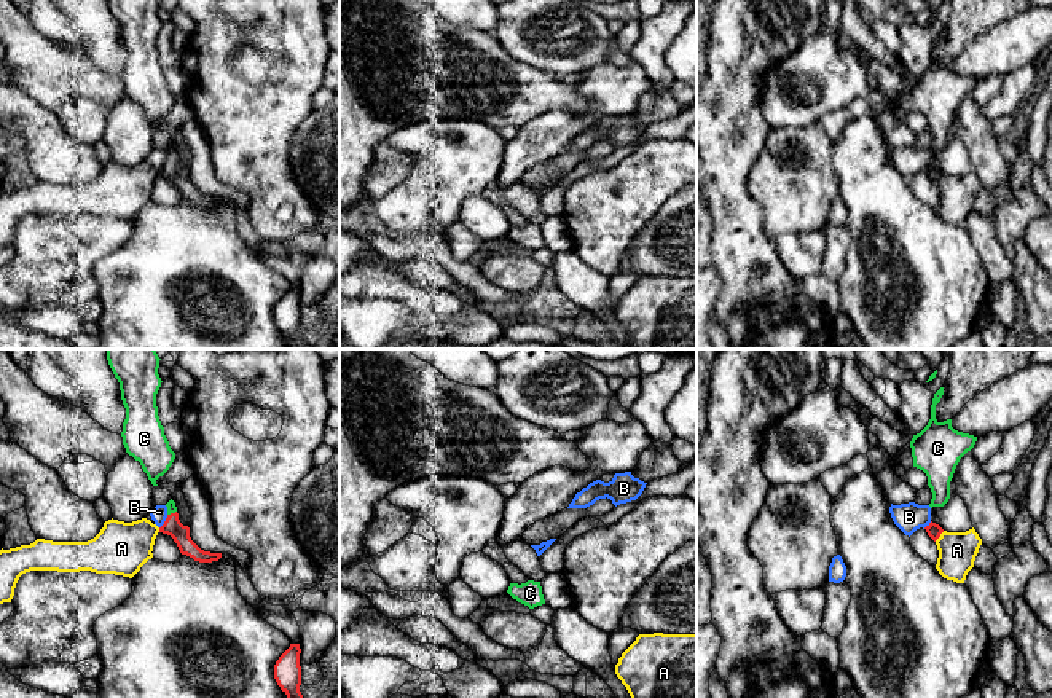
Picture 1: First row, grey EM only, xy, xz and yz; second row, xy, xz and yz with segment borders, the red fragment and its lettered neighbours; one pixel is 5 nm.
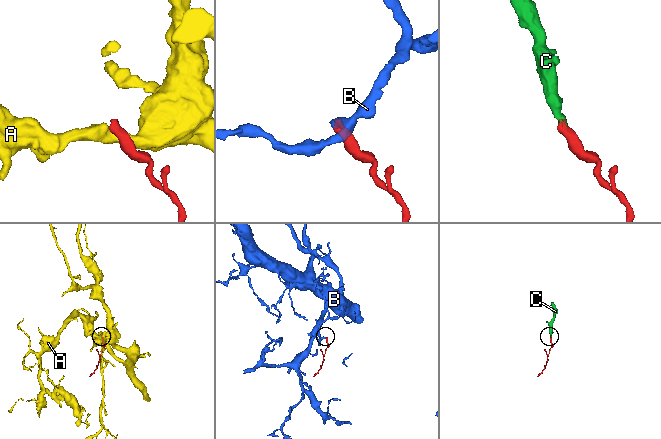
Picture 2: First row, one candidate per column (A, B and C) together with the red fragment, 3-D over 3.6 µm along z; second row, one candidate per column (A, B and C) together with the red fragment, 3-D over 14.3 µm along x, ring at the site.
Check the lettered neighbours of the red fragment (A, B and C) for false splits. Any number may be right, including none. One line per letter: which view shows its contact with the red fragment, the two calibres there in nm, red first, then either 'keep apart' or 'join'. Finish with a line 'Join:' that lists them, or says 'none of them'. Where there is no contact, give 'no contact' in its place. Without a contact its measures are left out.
A: yz | 70/190 nm | keep apart
B: xy | 90/80 nm | keep apart
C: xy | 90/50 nm | join
Join: C

